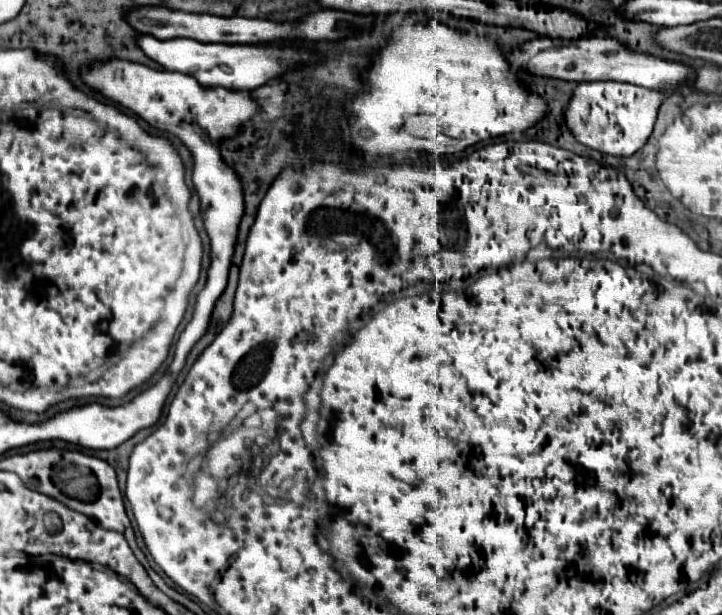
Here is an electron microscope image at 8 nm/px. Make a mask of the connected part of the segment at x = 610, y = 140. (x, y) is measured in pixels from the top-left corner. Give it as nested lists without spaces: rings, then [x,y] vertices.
[[[616,81],[582,82],[568,104],[564,119],[576,140],[584,146],[612,156],[632,156],[646,144],[648,136],[652,134],[656,112],[664,96],[666,92],[662,90],[646,90],[634,84]]]

